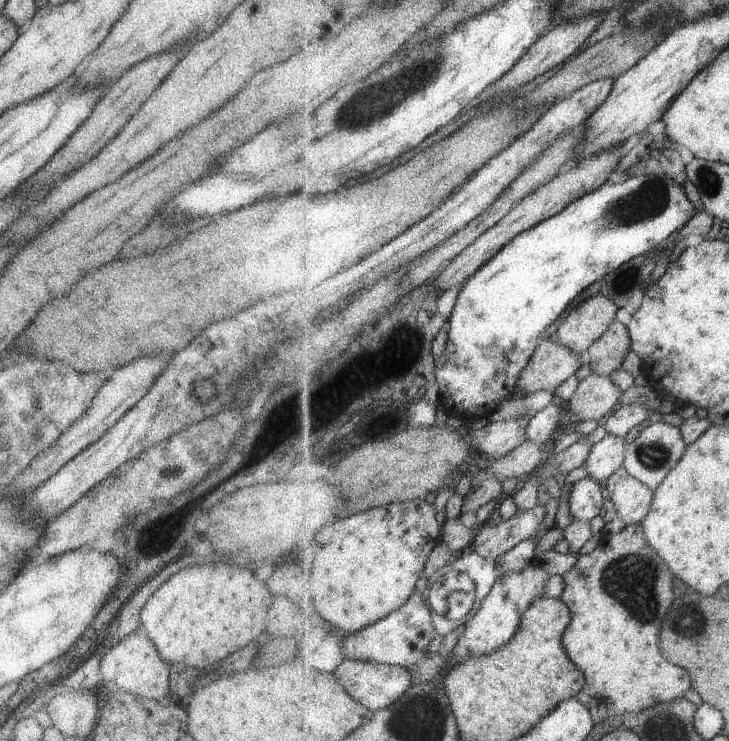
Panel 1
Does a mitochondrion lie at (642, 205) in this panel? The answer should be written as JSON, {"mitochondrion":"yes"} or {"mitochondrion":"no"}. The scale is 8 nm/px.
{"mitochondrion":"yes"}

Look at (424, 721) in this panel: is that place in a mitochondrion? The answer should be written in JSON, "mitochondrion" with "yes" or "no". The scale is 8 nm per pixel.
{"mitochondrion":"yes"}

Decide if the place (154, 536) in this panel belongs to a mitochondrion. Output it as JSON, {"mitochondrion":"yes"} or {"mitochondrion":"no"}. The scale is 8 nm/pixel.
{"mitochondrion":"no"}

